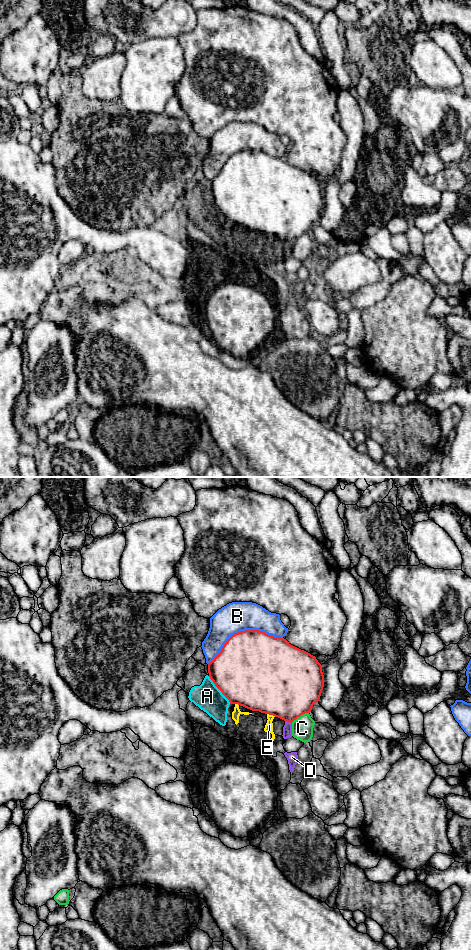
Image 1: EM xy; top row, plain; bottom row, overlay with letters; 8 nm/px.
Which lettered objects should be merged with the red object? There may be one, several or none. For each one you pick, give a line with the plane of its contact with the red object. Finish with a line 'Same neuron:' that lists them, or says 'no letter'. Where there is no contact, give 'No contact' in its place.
Same neuron: no letter

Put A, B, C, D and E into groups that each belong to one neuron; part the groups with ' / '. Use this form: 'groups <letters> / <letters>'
groups A D E / B / C

